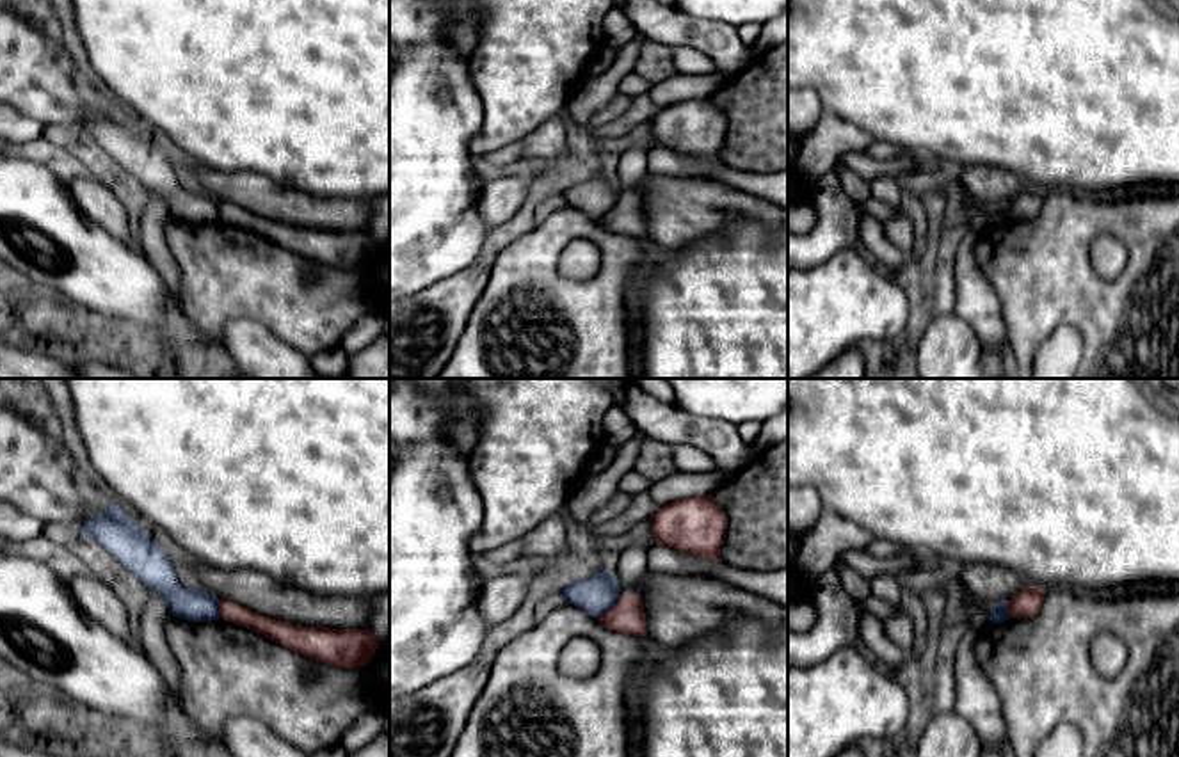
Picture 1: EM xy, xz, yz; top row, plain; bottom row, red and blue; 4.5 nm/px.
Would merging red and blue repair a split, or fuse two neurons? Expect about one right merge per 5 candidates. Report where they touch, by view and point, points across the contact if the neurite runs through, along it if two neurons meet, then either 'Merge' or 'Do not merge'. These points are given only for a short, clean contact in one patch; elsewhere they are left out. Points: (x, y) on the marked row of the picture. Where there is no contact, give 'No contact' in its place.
Touches red at xz (610, 608). Boundary: xz (619, 596), (598, 619). Do not merge

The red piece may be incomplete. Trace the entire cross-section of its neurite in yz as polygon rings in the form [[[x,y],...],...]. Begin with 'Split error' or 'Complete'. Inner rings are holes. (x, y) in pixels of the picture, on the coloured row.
Complete. [[[1026,585],[1017,595],[1014,595],[1008,604],[1010,618],[1033,618],[1044,602],[1044,588],[1035,585]]]

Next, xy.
Complete. [[[219,601],[222,620],[244,626],[306,657],[341,666],[366,666],[379,649],[370,629],[327,629],[276,620],[233,601]]]

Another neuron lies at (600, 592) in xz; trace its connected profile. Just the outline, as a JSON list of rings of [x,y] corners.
[[[605,569],[601,574],[596,574],[589,579],[565,585],[560,592],[565,602],[574,604],[585,610],[589,615],[599,618],[615,604],[621,585],[610,569]]]

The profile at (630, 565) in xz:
[[[637,544],[610,560],[610,572],[621,588],[633,586],[647,572],[649,547]]]

